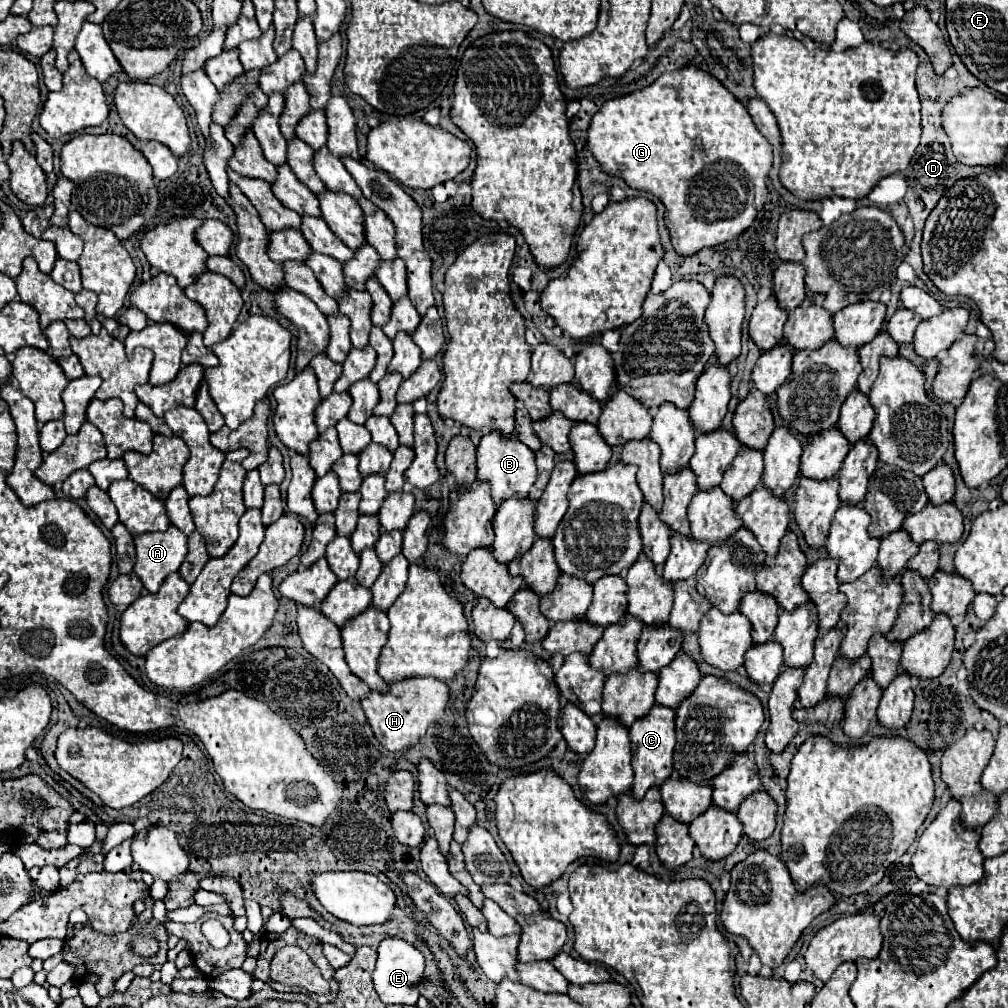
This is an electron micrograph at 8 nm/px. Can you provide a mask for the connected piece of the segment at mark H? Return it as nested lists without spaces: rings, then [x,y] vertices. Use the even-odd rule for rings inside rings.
[[[407,677],[403,681],[387,683],[387,687],[387,693],[371,691],[367,699],[361,701],[361,709],[367,715],[379,743],[395,753],[407,749],[411,743],[417,743],[427,727],[443,715],[449,701],[449,689],[443,681],[431,677]]]

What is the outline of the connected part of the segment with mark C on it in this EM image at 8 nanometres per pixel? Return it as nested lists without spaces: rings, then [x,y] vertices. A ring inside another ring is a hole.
[[[653,705],[651,711],[641,717],[639,721],[635,721],[635,725],[631,725],[629,729],[629,737],[631,737],[631,765],[635,771],[635,779],[633,779],[633,797],[641,799],[651,787],[659,787],[667,777],[671,777],[671,753],[675,747],[675,711],[661,707],[661,705]]]

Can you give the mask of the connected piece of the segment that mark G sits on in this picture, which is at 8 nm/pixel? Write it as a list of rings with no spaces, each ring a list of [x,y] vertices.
[[[693,65],[683,67],[679,71],[665,73],[653,85],[649,85],[645,89],[639,89],[635,93],[629,93],[629,95],[623,95],[623,97],[617,97],[617,99],[607,101],[593,115],[593,121],[591,121],[591,127],[589,127],[589,133],[587,133],[587,147],[593,153],[593,157],[597,159],[599,167],[607,175],[613,175],[613,177],[623,179],[631,189],[647,191],[647,193],[655,195],[665,205],[665,213],[663,213],[665,227],[669,231],[671,245],[673,245],[673,249],[679,255],[693,255],[693,253],[697,253],[697,251],[701,251],[705,247],[715,247],[715,245],[721,245],[725,241],[737,239],[745,229],[749,229],[753,225],[753,221],[757,219],[757,213],[763,209],[763,203],[767,199],[767,171],[773,165],[773,149],[771,149],[771,145],[755,129],[755,123],[751,121],[751,115],[747,113],[747,107],[741,101],[737,101],[713,75],[701,71],[701,69],[693,67]]]

